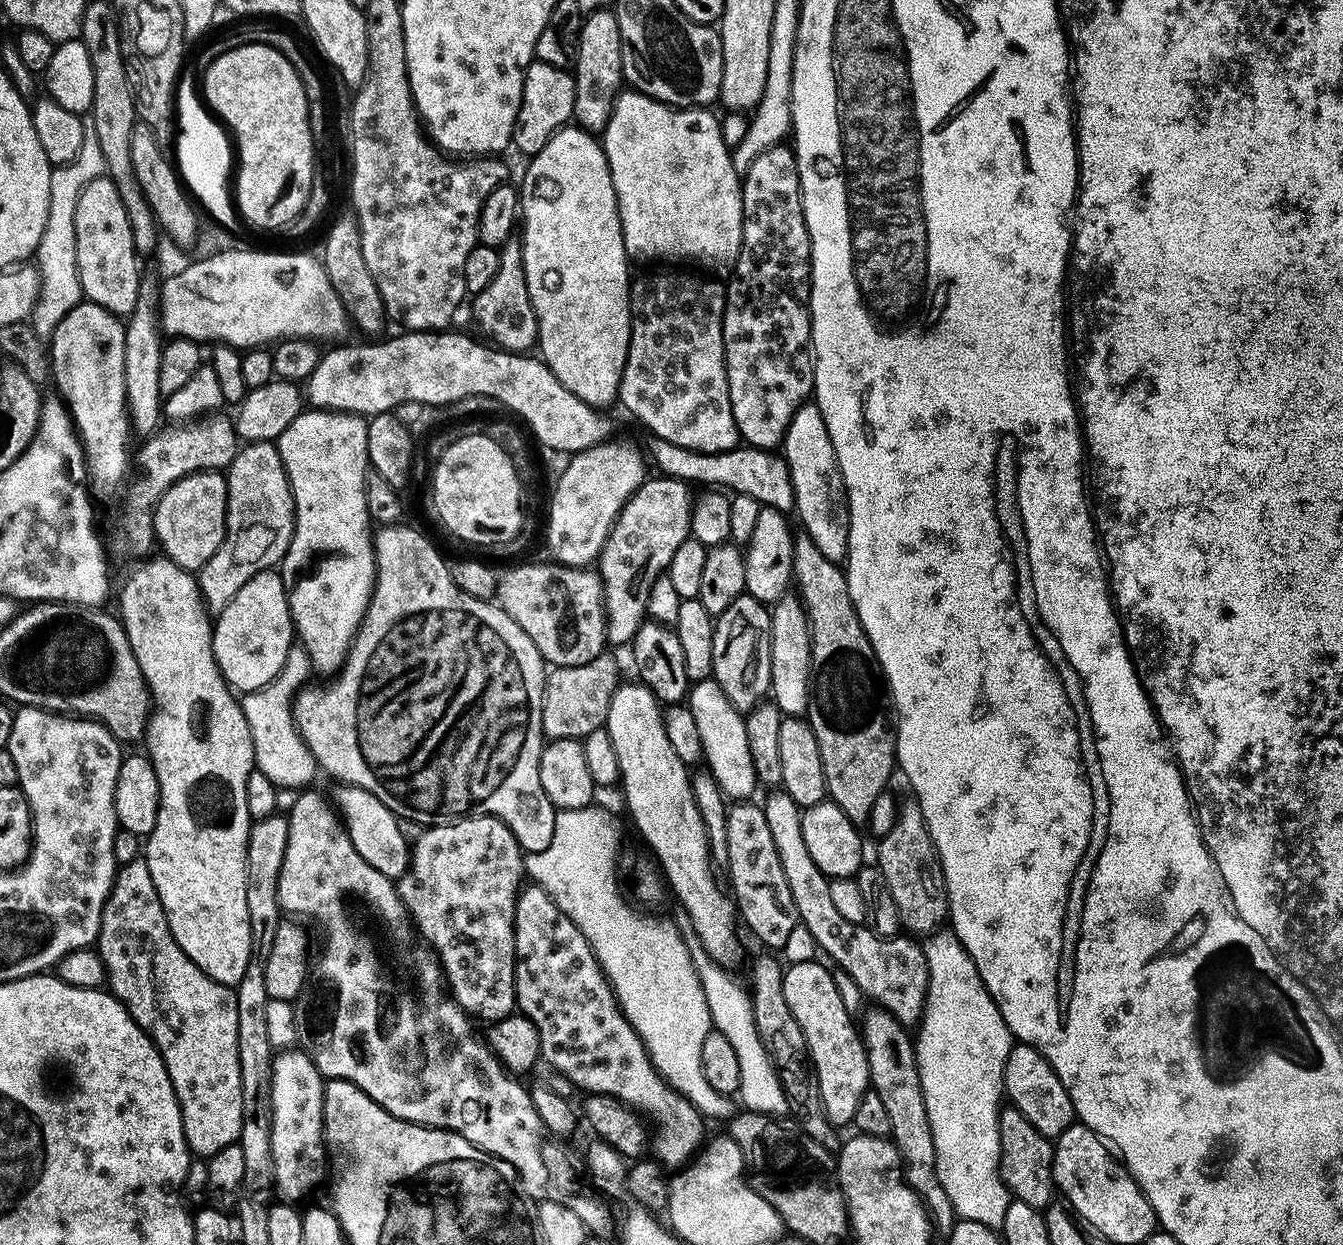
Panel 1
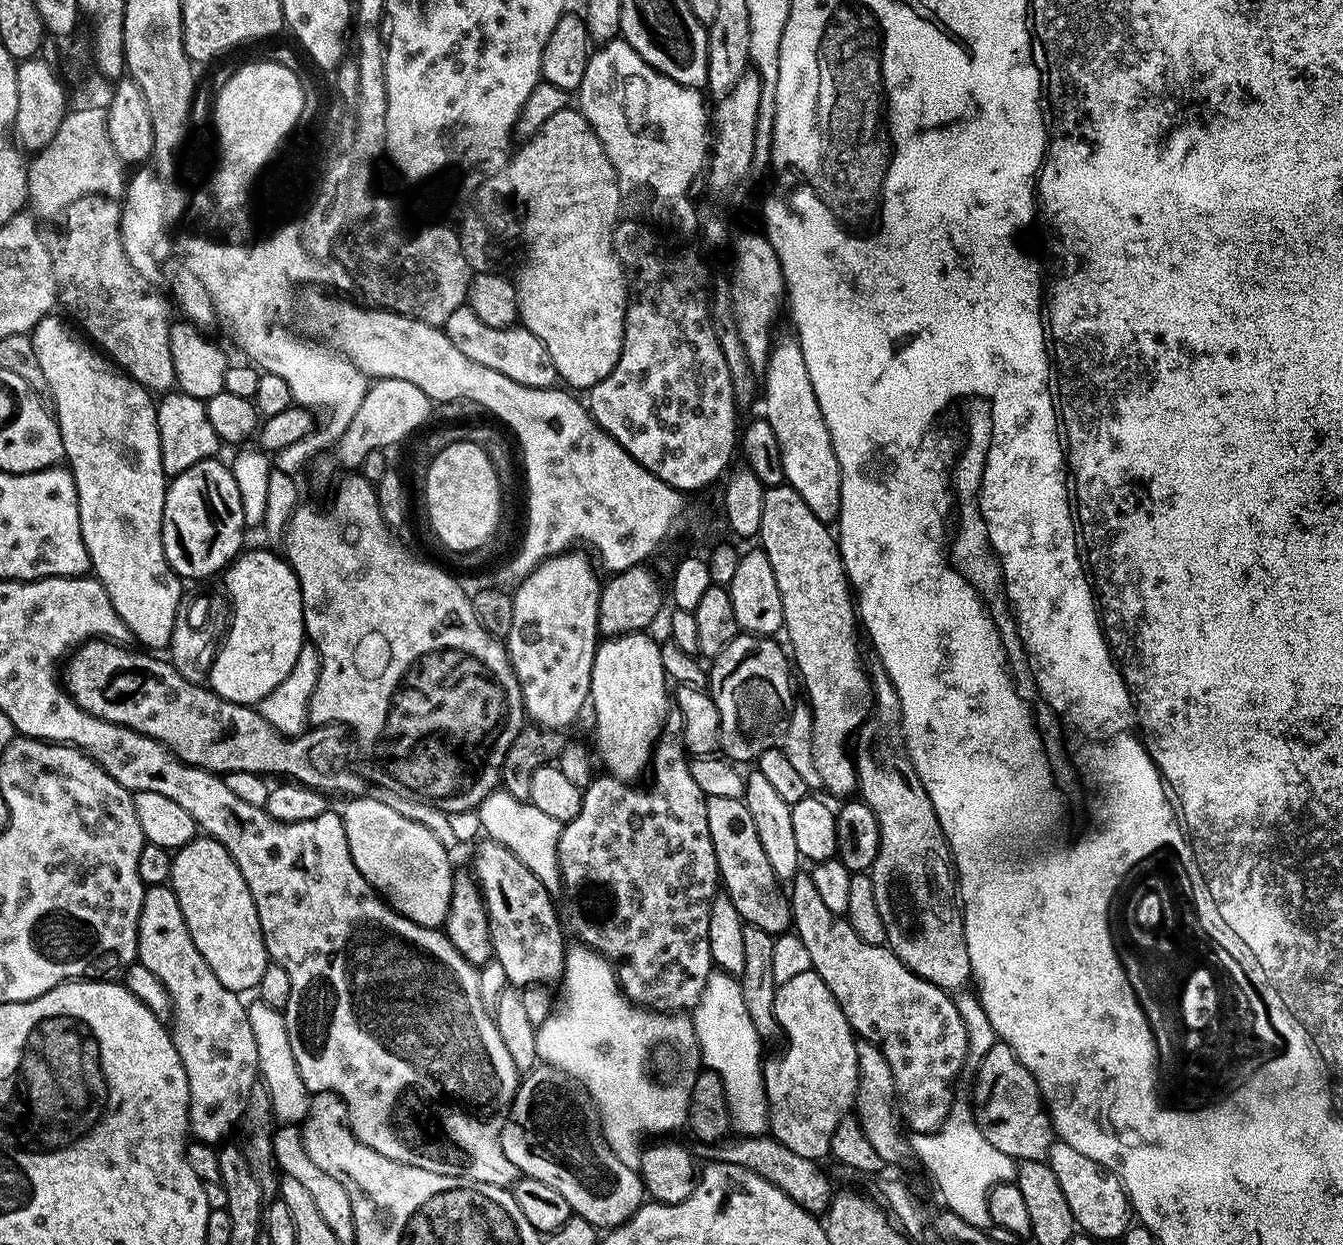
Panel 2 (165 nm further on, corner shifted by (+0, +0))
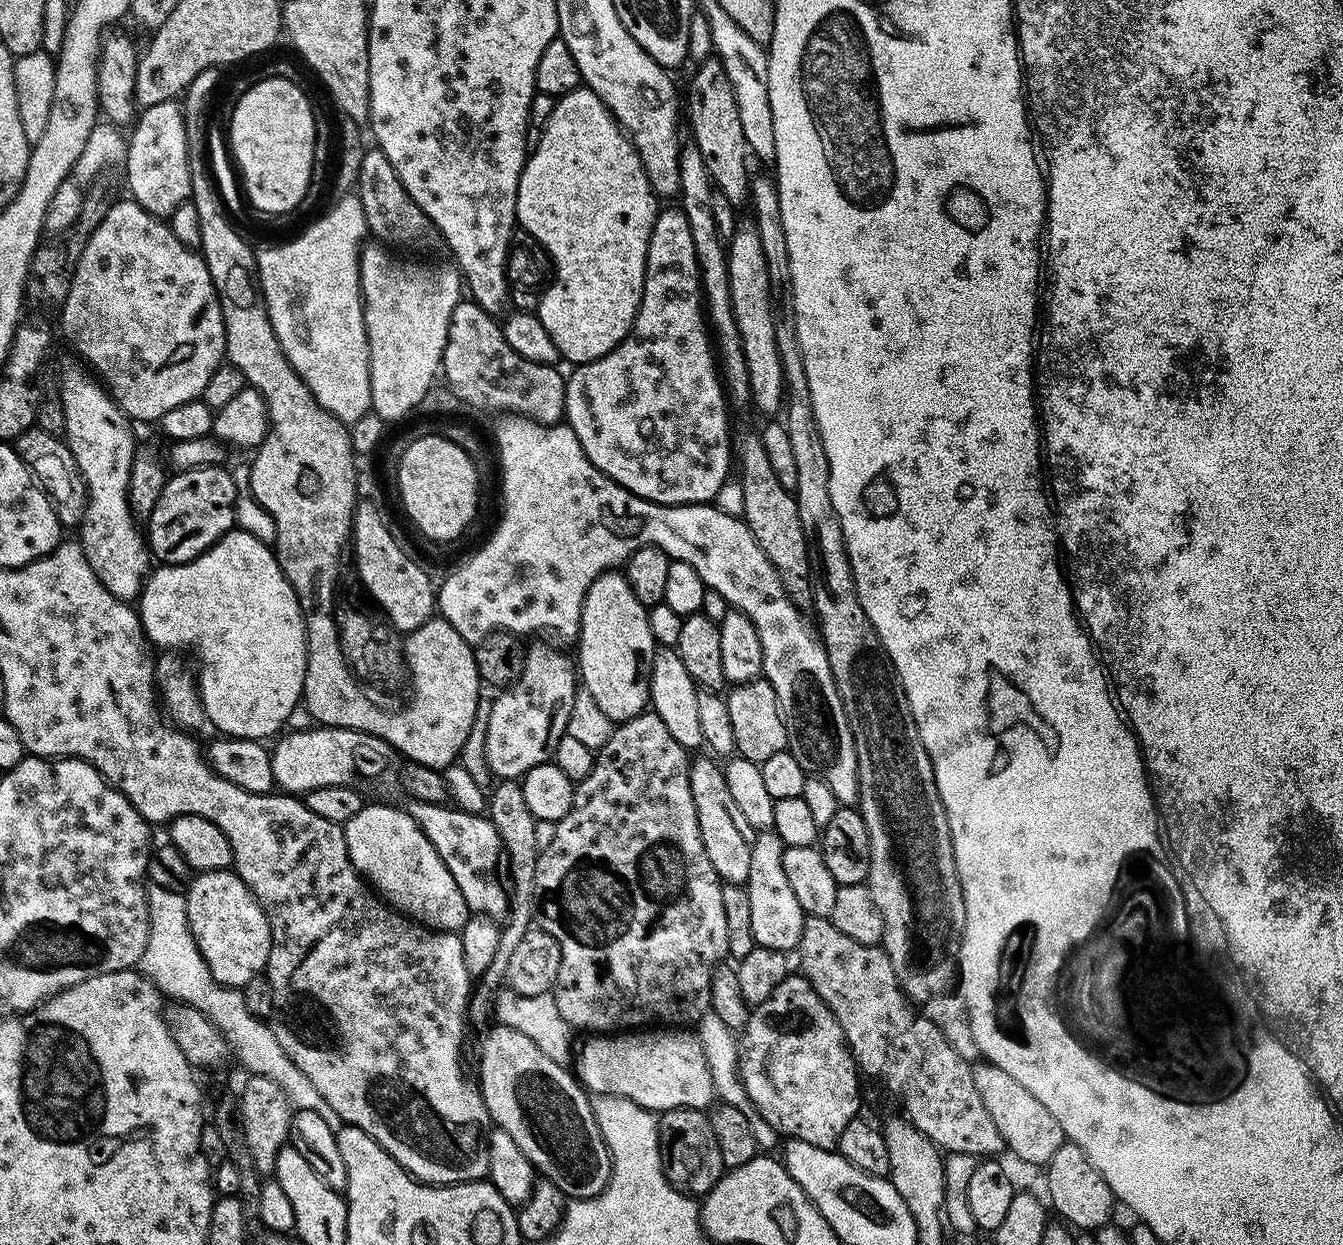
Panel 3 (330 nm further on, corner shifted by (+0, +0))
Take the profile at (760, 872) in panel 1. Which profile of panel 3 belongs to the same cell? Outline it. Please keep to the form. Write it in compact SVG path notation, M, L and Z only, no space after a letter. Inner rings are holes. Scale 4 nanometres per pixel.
M693 759L688 766L690 778L690 794L694 796L694 810L698 814L698 826L702 834L702 842L706 846L706 854L720 875L721 881L729 884L744 884L750 870L750 850L752 845L749 837L744 837L740 831L745 831L743 819L736 817L738 806L724 781L724 769L715 759Z

